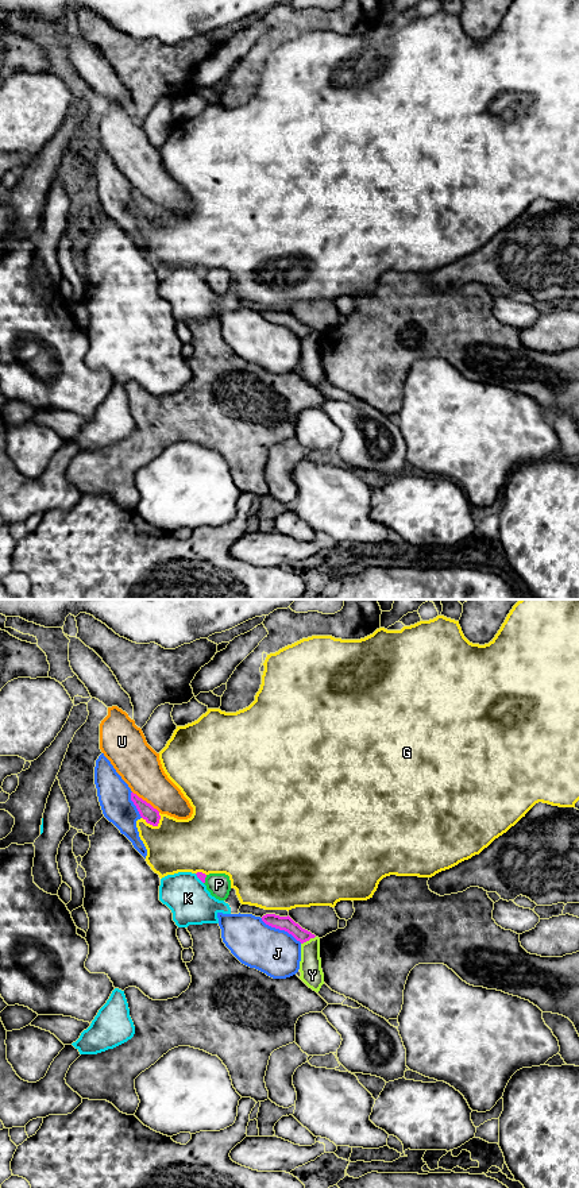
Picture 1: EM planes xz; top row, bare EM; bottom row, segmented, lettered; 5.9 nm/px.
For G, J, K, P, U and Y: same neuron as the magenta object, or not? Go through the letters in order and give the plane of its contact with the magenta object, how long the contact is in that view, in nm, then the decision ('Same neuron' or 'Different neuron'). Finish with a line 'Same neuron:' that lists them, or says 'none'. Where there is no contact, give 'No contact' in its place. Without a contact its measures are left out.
G: Touches magenta in xz. Shared border 120 nm. Different neuron
J: Touches magenta in xz. Shared border 280 nm. Different neuron
K: Touches magenta in xz. Shared border 80 nm. Different neuron
P: Touches magenta in xz. Shared border 60 nm. Different neuron
U: Touches magenta in xz. Shared border 200 nm. Different neuron
Y: Touches magenta in xz. Shared border 100 nm. Different neuron
Same neuron: none

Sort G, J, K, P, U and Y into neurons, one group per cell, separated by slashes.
G / J / K / P / U / Y

